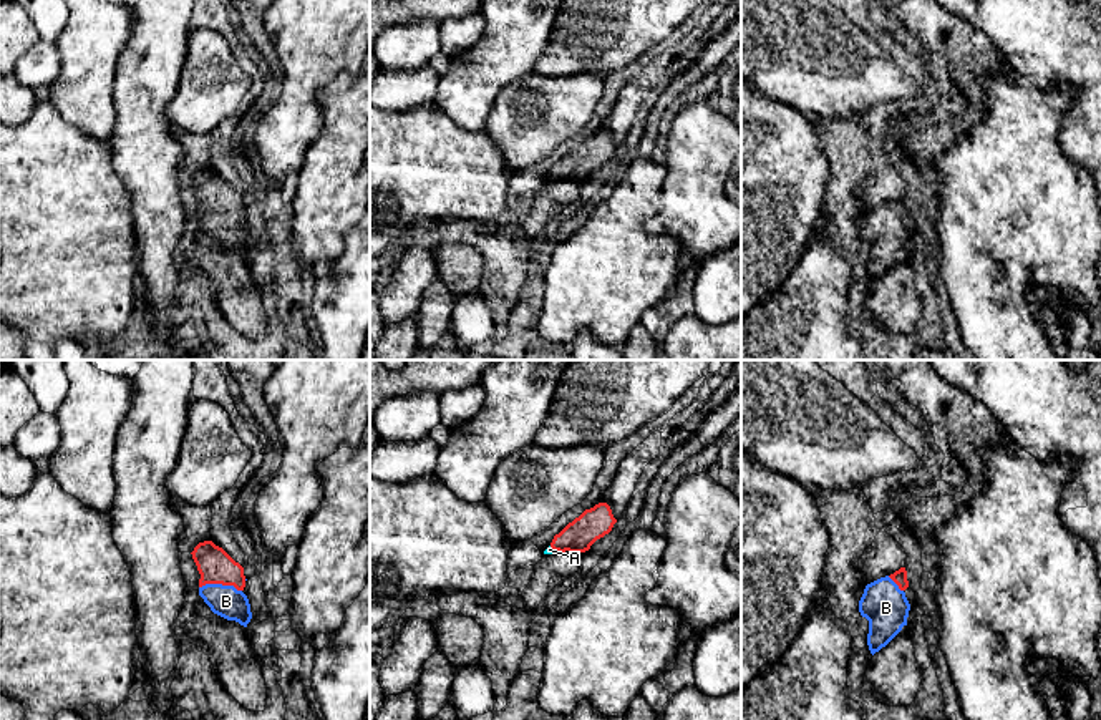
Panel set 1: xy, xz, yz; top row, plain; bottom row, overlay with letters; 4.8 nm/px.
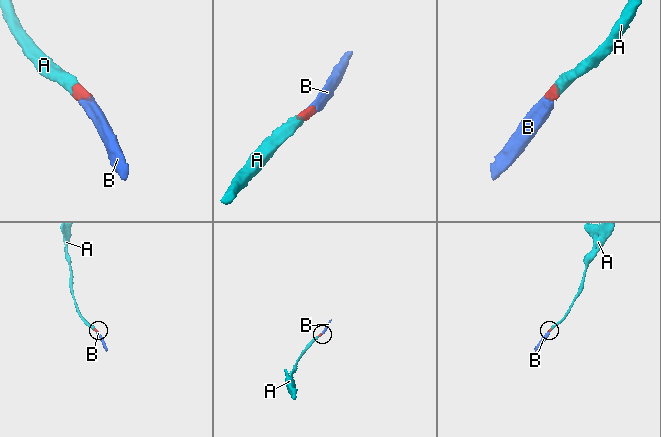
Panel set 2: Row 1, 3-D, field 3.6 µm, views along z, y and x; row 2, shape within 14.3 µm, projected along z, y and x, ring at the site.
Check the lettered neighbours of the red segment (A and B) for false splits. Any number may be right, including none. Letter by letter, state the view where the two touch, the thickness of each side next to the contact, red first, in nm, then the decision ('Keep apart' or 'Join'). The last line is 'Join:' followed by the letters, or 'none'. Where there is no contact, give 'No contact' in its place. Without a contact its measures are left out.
A: Touches red in xz. Thickness 160 nm (red) against 40 nm. Join
B: Touches red in xy. Thickness 170 nm (red) against 160 nm. Join
Join: A, B

